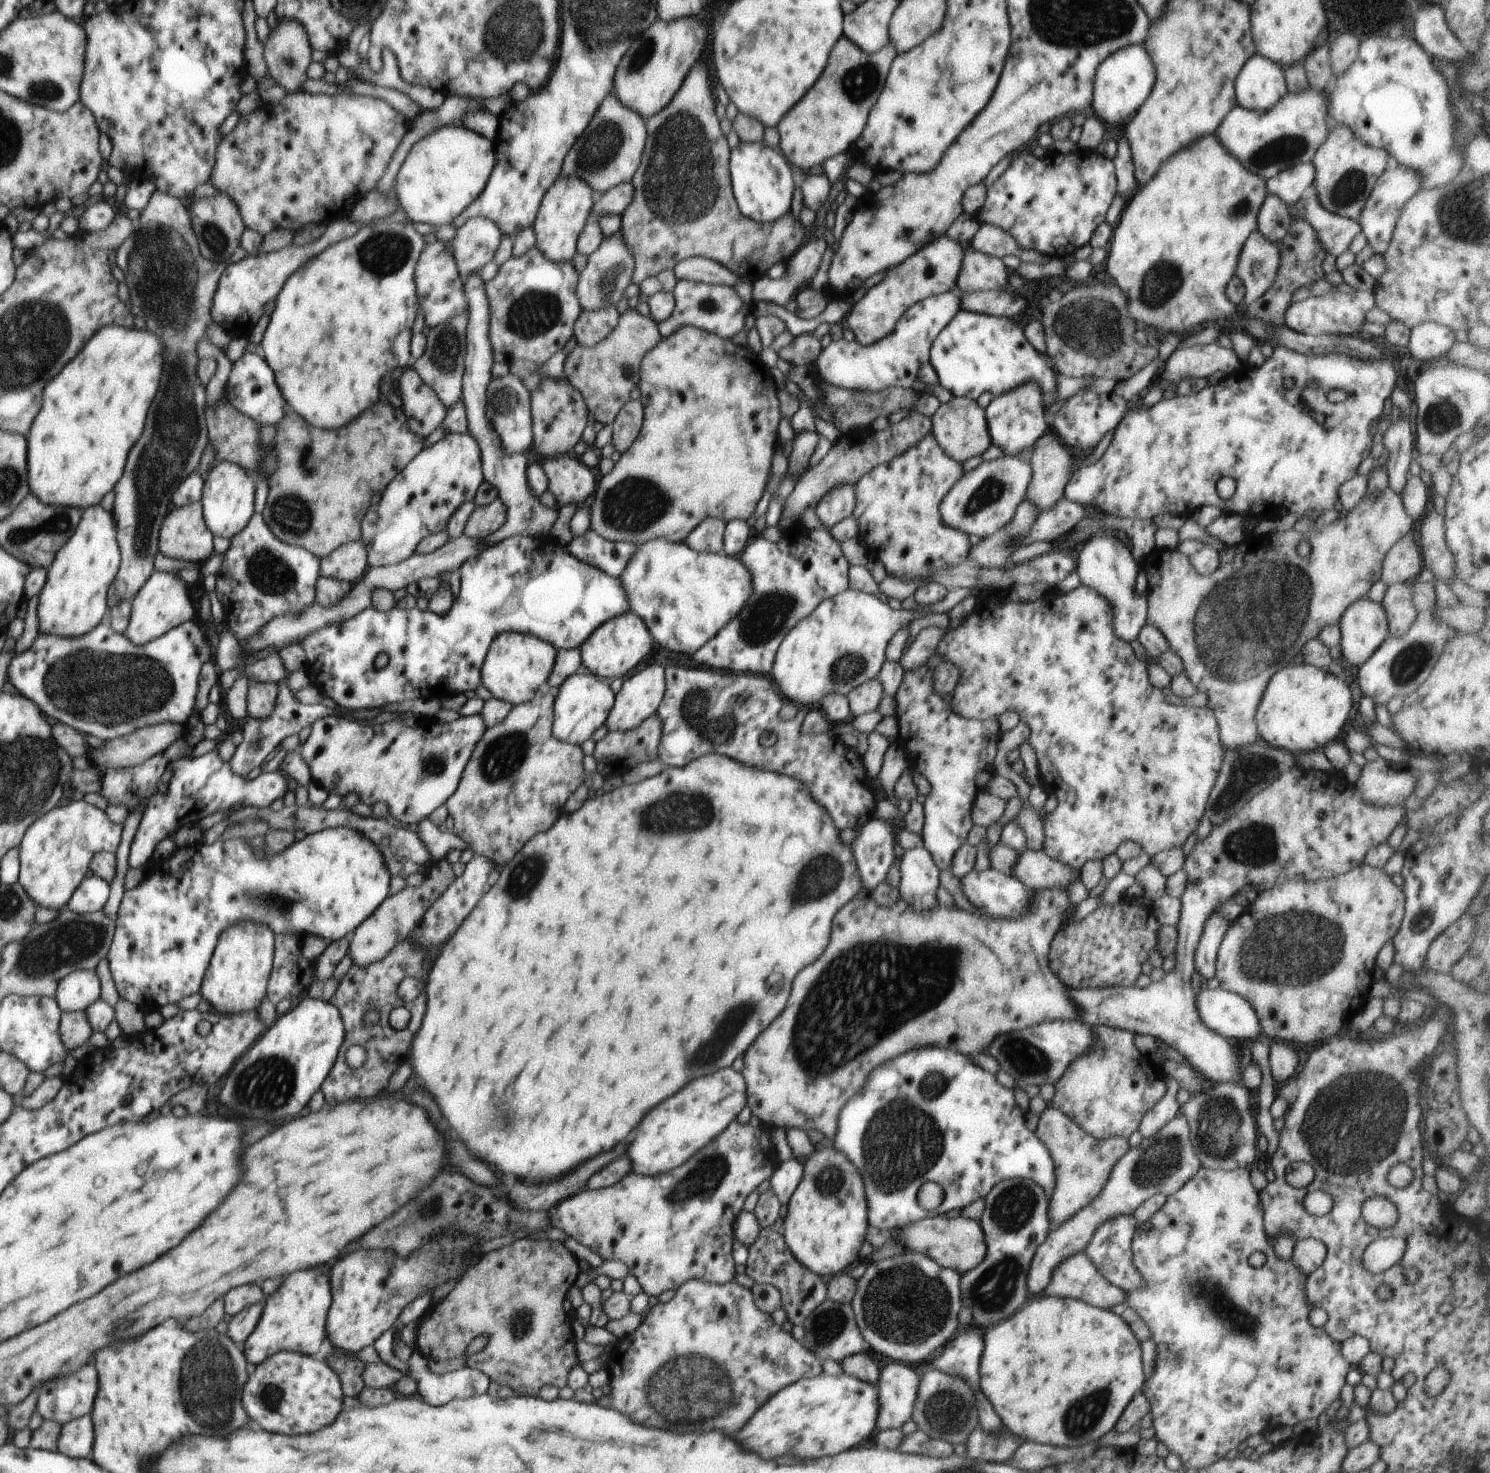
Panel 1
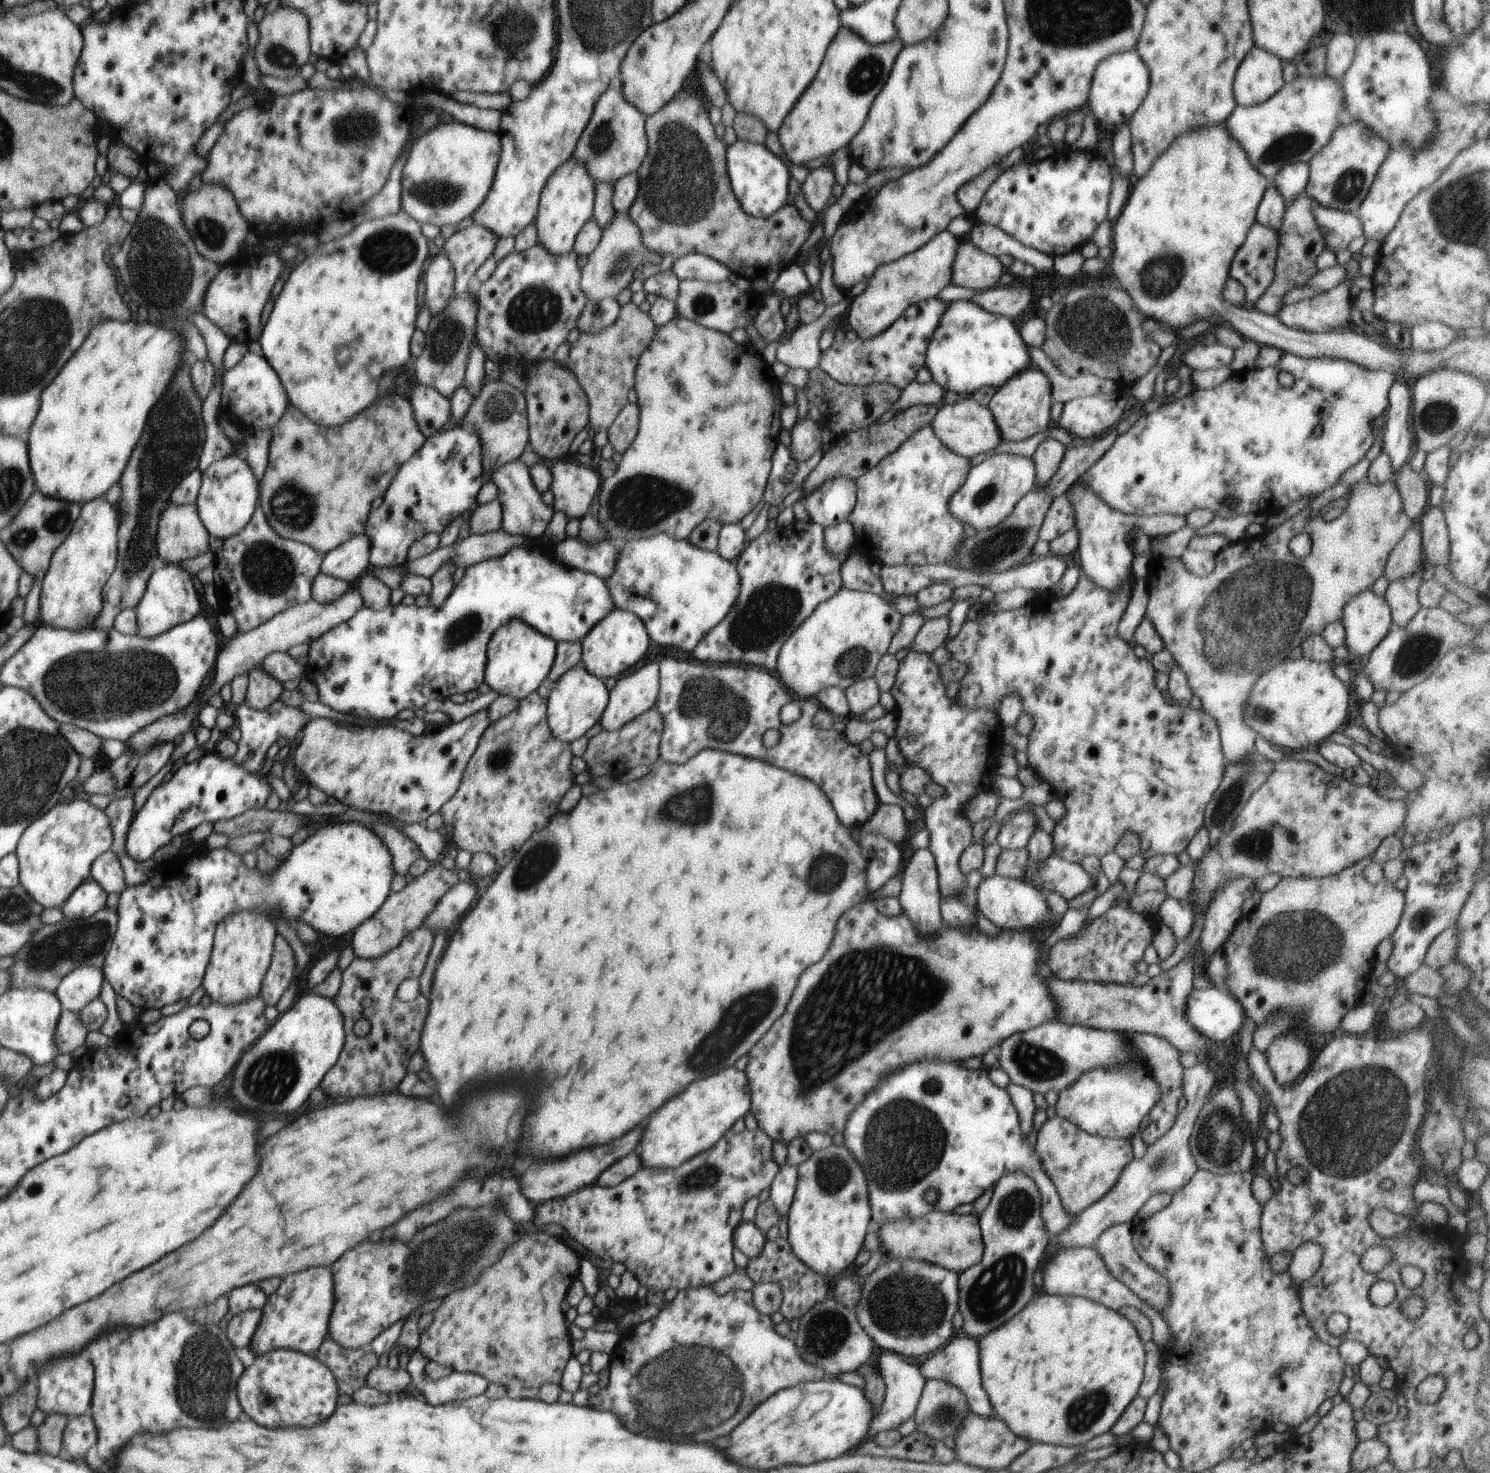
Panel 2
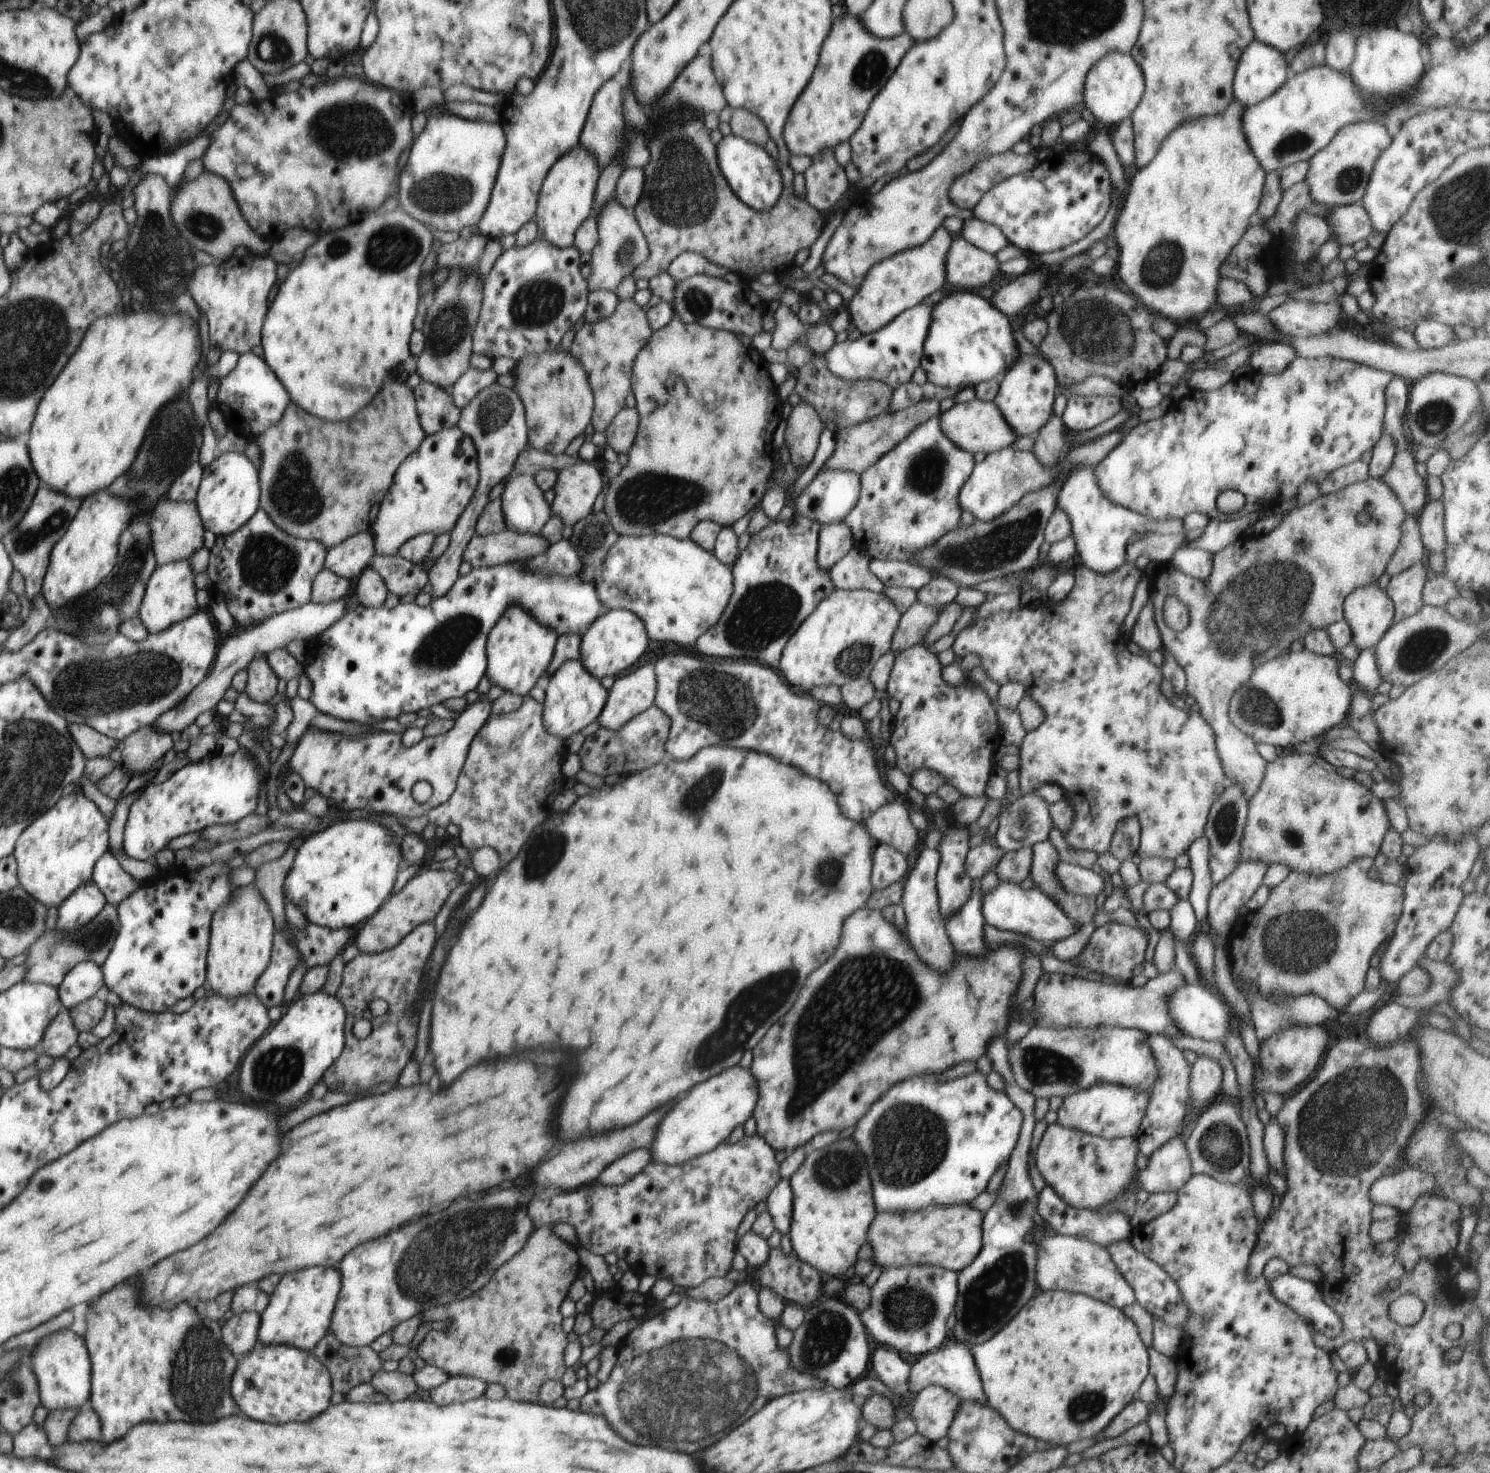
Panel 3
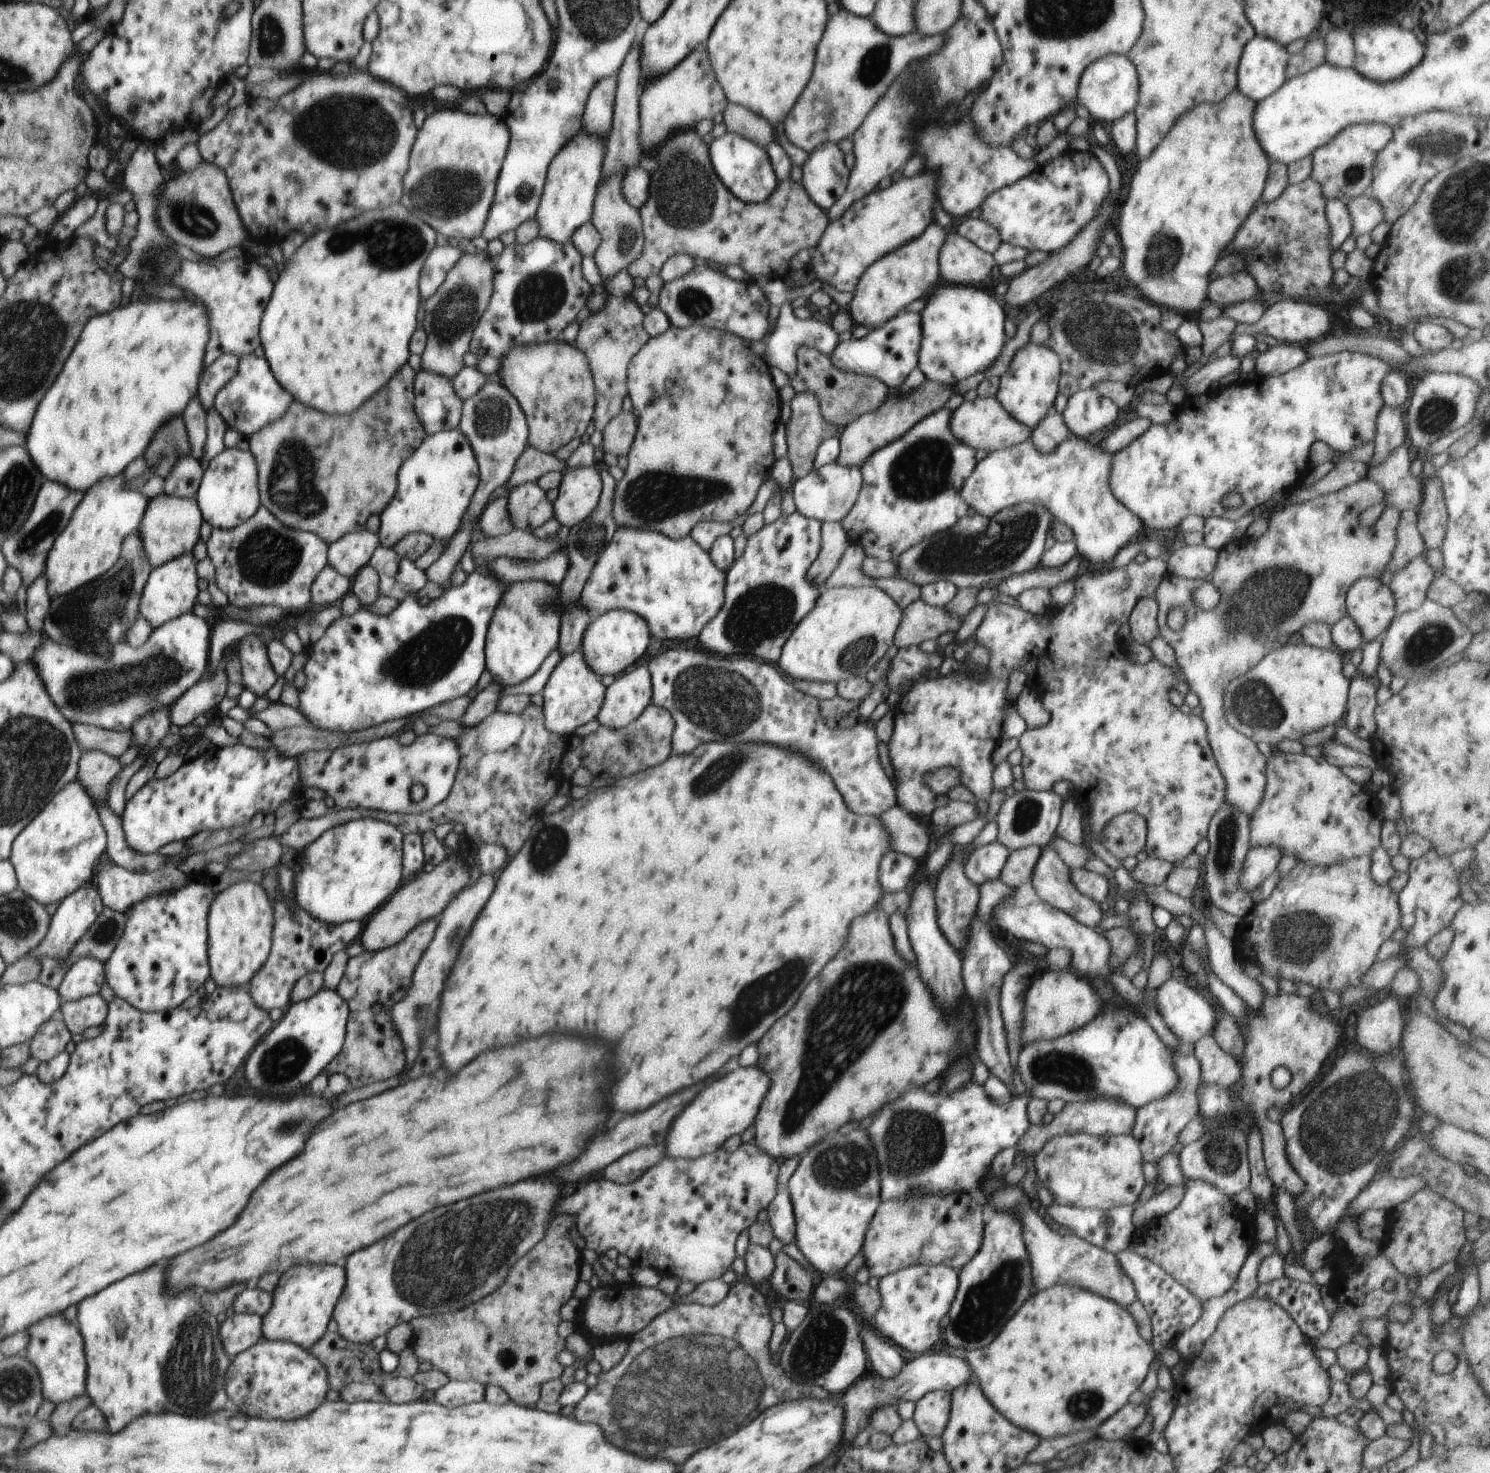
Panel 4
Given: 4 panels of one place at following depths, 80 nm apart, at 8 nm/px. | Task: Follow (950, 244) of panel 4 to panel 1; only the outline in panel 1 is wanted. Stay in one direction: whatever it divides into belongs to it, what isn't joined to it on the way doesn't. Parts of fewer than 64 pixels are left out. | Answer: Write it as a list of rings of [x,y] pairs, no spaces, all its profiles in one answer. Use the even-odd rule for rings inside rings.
[[[966,246],[964,252],[956,290],[971,293],[1008,287],[1010,272],[1001,258],[985,255],[970,246]]]

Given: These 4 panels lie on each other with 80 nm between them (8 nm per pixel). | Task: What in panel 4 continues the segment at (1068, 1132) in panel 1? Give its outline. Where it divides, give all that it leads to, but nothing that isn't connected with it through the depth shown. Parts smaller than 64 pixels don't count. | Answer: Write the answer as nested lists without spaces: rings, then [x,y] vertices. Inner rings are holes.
[[[1086,1133],[1052,1137],[1035,1156],[1037,1178],[1059,1205],[1107,1211],[1132,1205],[1144,1188],[1141,1146],[1130,1133],[1093,1137]]]

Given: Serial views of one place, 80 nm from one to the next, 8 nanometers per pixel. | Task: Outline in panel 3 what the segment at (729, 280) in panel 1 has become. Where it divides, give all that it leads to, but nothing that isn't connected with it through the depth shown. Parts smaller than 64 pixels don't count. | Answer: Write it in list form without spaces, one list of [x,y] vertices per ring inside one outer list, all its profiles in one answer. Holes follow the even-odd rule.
[[[688,251],[679,254],[669,265],[666,272],[675,280],[683,281],[695,274],[706,273],[717,277],[724,276],[726,269],[721,265],[715,265],[701,254]]]

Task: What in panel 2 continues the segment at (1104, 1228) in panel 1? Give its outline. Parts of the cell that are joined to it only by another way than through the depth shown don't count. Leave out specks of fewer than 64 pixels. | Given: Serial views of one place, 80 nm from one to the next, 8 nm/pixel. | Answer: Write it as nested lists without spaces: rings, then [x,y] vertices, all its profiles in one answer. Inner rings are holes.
[[[1122,1223],[1121,1225],[1113,1225],[1100,1233],[1096,1247],[1097,1253],[1106,1263],[1111,1275],[1122,1281],[1132,1292],[1141,1300],[1148,1304],[1148,1307],[1163,1311],[1169,1301],[1171,1294],[1169,1293],[1169,1280],[1164,1278],[1158,1271],[1149,1267],[1145,1260],[1141,1259],[1136,1247],[1133,1243],[1132,1226],[1134,1223]]]

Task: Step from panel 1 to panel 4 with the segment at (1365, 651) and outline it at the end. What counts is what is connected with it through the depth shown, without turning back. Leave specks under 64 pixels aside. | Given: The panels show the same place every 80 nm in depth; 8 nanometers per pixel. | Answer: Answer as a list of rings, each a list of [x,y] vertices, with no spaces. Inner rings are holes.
[[[1367,576],[1357,580],[1348,589],[1345,603],[1347,616],[1357,624],[1364,643],[1384,636],[1386,629],[1397,615],[1395,596],[1391,591],[1391,586],[1384,584],[1381,577]]]

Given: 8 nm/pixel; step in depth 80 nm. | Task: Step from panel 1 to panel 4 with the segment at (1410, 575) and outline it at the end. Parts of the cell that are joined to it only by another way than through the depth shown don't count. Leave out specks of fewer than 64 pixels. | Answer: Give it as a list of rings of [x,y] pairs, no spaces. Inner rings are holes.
[[[1401,510],[1397,524],[1397,543],[1385,570],[1396,574],[1413,558],[1422,555],[1425,544],[1417,529],[1417,513],[1414,510]]]

